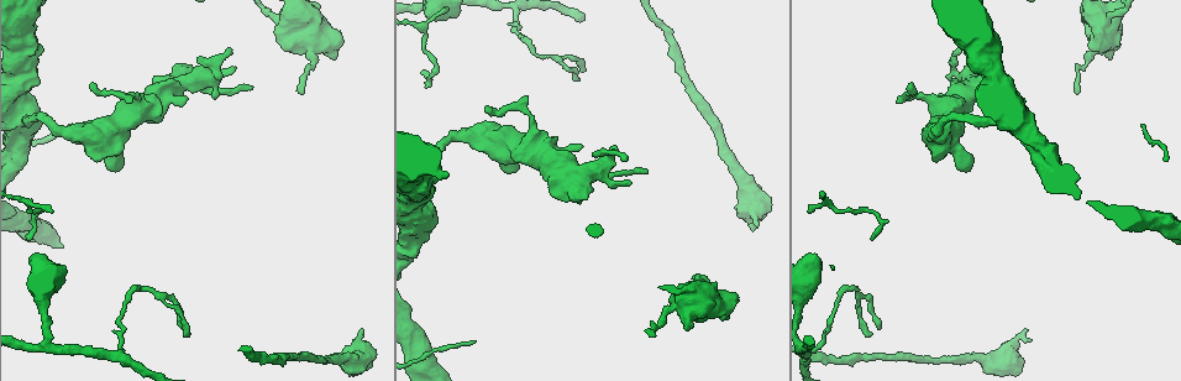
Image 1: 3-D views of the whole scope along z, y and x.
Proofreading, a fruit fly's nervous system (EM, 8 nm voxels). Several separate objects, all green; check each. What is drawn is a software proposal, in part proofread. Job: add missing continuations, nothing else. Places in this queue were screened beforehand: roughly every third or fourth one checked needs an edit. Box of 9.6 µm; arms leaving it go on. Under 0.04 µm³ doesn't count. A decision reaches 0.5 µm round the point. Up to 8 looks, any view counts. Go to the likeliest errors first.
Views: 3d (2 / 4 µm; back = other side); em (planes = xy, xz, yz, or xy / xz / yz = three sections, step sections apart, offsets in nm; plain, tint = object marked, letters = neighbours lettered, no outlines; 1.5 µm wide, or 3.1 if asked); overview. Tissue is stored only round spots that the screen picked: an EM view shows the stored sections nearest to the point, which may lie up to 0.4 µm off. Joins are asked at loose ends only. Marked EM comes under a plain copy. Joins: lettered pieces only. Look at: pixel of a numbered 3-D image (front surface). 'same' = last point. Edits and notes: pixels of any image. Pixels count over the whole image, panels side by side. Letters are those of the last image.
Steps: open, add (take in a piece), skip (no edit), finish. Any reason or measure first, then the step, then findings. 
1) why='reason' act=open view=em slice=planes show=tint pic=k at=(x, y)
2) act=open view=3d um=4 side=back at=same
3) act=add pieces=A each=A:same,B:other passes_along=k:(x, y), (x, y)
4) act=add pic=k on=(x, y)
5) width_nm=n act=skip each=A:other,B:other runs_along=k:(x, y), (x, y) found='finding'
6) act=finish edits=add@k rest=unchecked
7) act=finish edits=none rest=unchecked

act=open view=em slice=planes show=tint pic=1 at=(232, 67)

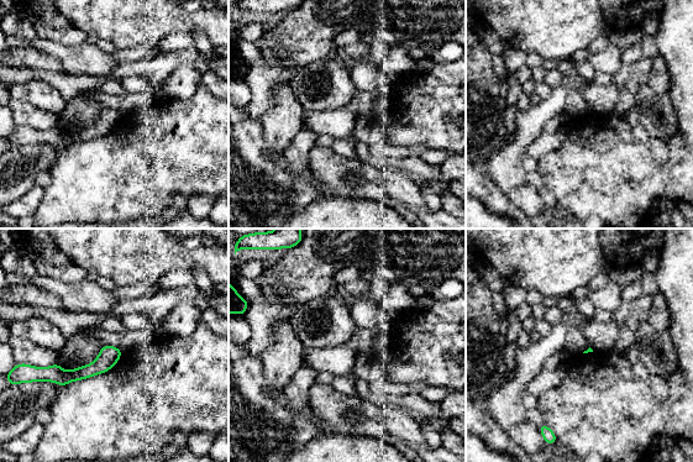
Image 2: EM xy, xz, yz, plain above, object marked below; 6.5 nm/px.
why='what lies round it' act=open view=em slice=planes show=letters at=same

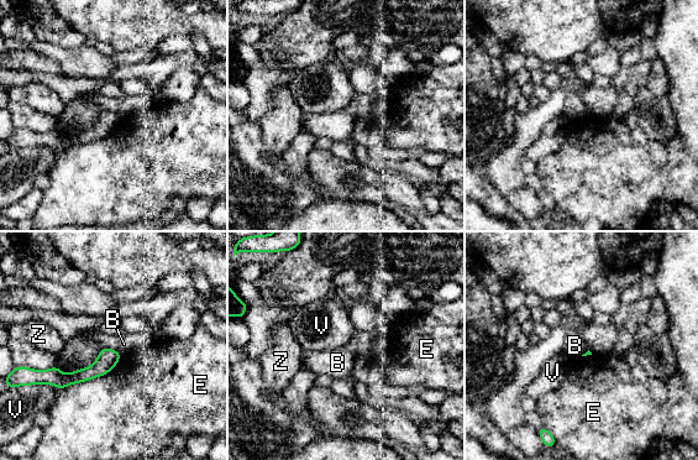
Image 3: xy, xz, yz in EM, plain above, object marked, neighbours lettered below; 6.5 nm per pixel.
act=skip each=B:other,E:other,V:other,Z:other runs_along=3:(116, 355), (77, 377), (40, 376) found='none of them fits'

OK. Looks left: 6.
why='an open end' act=open view=3d um=2 side=back pic=1 at=(879, 328)

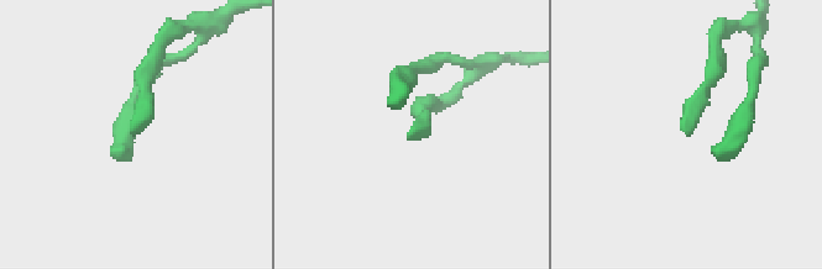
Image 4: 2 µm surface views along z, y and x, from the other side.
act=open view=em slice=xz step=4 show=letters pic=4 at=(412, 131)

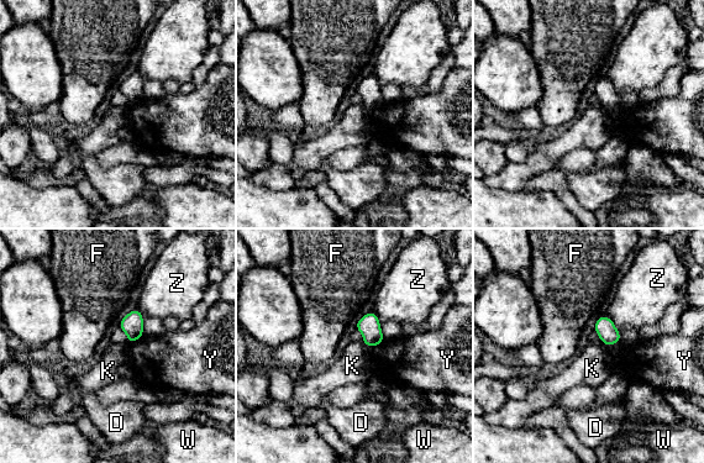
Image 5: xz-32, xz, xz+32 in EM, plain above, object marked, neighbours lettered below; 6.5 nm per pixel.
act=open view=em slice=planes show=letters at=same

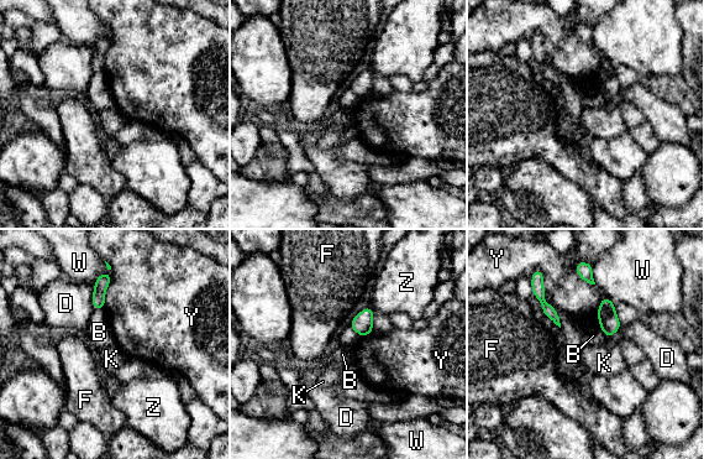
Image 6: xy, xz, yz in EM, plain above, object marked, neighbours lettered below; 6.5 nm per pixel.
act=skip each=B:other,D:other,F:other,K:other,W:other,Y:other,Z:other border=6:(577, 261), (578, 276), (594, 285) found='no lettered piece goes on from it'

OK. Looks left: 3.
why='tapers out' act=open view=em slice=yz step=4 show=tint pic=1 at=(910, 83)

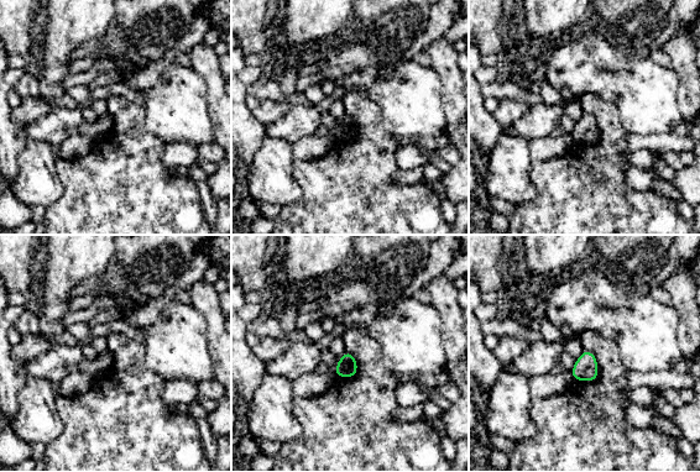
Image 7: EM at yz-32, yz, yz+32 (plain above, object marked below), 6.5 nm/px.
why='cut it another way' act=open view=em slice=planes show=letters at=same

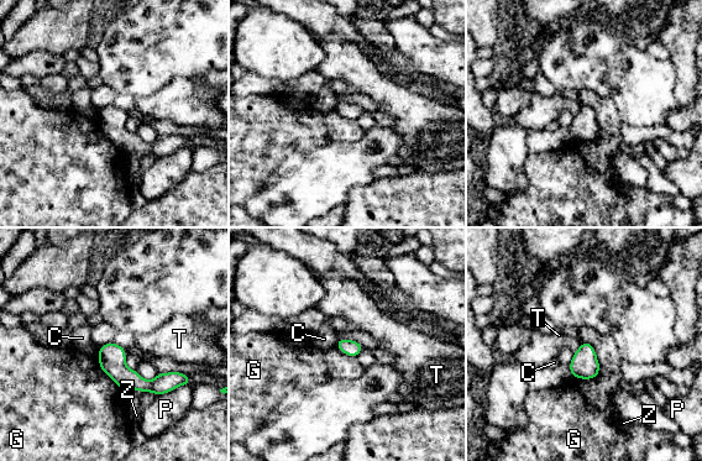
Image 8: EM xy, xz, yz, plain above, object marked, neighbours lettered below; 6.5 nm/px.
width_nm=100 act=skip each=C:other,G:other,P:other,T:other,Z:other runs_along=8:(101, 350), (141, 384), (173, 384) found='no lettered piece goes on from it'

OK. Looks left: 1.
act=finish edits=none rest=unchecked

